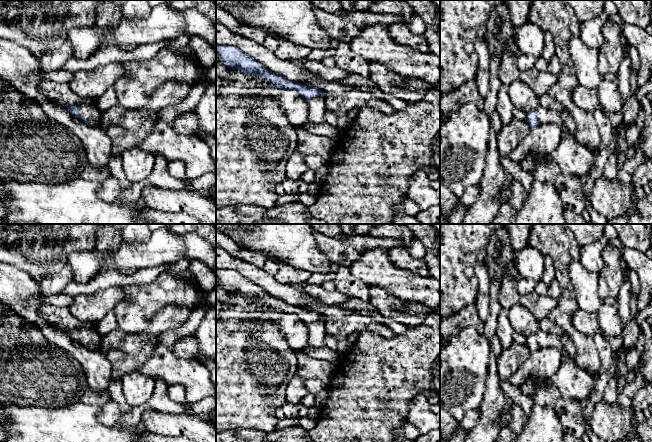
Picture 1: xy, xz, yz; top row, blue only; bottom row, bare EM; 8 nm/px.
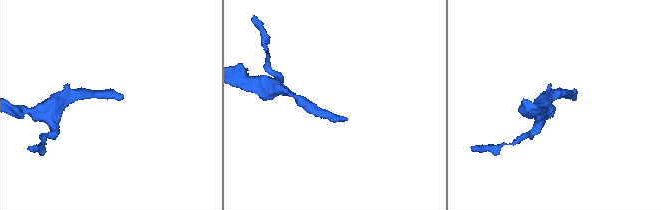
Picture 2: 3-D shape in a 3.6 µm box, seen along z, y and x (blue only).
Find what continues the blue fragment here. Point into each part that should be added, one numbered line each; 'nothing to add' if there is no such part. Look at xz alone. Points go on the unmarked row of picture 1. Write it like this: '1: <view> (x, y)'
1: xz (316, 330)

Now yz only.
1: yz (544, 339)

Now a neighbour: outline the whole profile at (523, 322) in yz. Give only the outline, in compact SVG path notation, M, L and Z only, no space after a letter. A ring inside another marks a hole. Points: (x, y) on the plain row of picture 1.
M520 303L508 310L508 318L513 330L526 338L540 329L539 321Z

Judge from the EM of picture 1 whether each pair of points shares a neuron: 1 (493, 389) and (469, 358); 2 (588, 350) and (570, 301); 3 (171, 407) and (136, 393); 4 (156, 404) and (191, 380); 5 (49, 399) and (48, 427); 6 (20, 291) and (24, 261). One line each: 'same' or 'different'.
1: different
2: same
3: different
4: different
5: different
6: different

